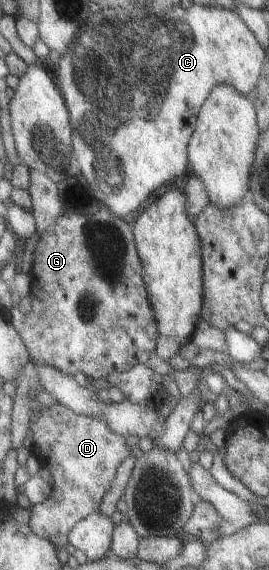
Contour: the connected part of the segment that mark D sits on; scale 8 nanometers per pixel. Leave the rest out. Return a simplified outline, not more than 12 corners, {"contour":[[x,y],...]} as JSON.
{"contour":[[59,402],[33,416],[54,487],[33,532],[65,547],[130,448]]}

